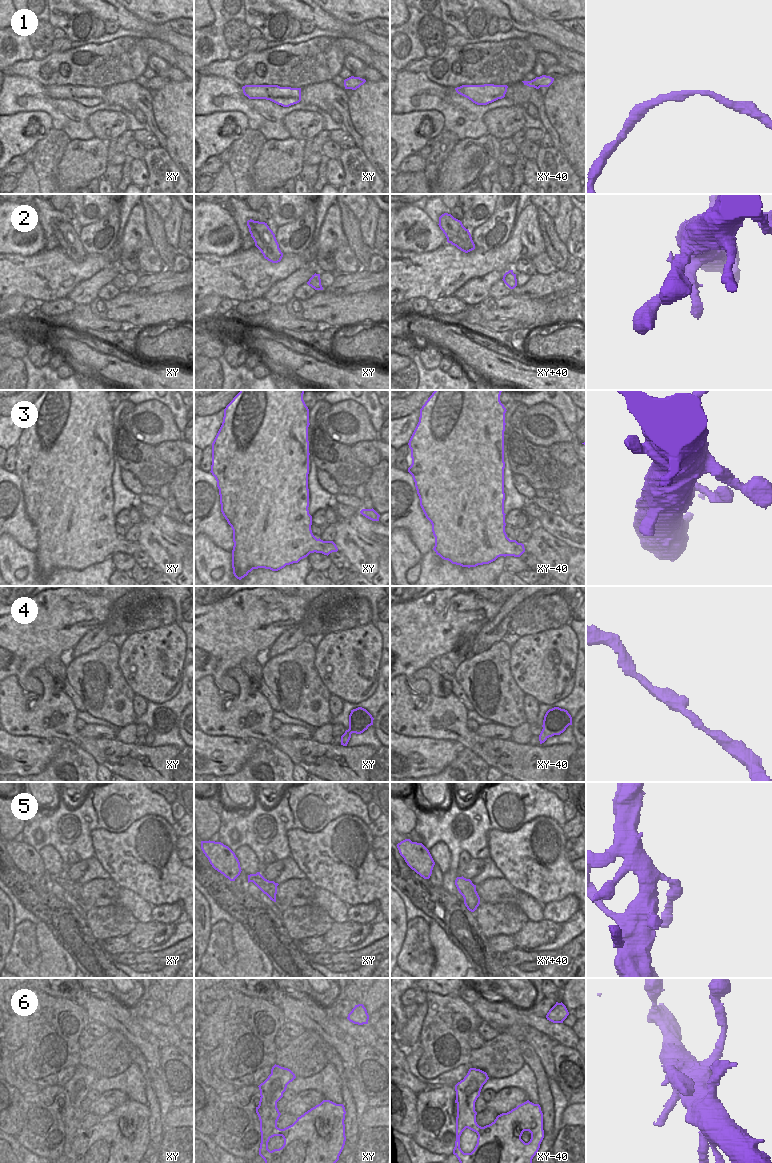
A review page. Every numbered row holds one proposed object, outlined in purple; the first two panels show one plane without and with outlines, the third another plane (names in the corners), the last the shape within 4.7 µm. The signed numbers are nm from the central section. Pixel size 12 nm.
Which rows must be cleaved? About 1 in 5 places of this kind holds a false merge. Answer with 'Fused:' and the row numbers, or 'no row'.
Fused: 1

